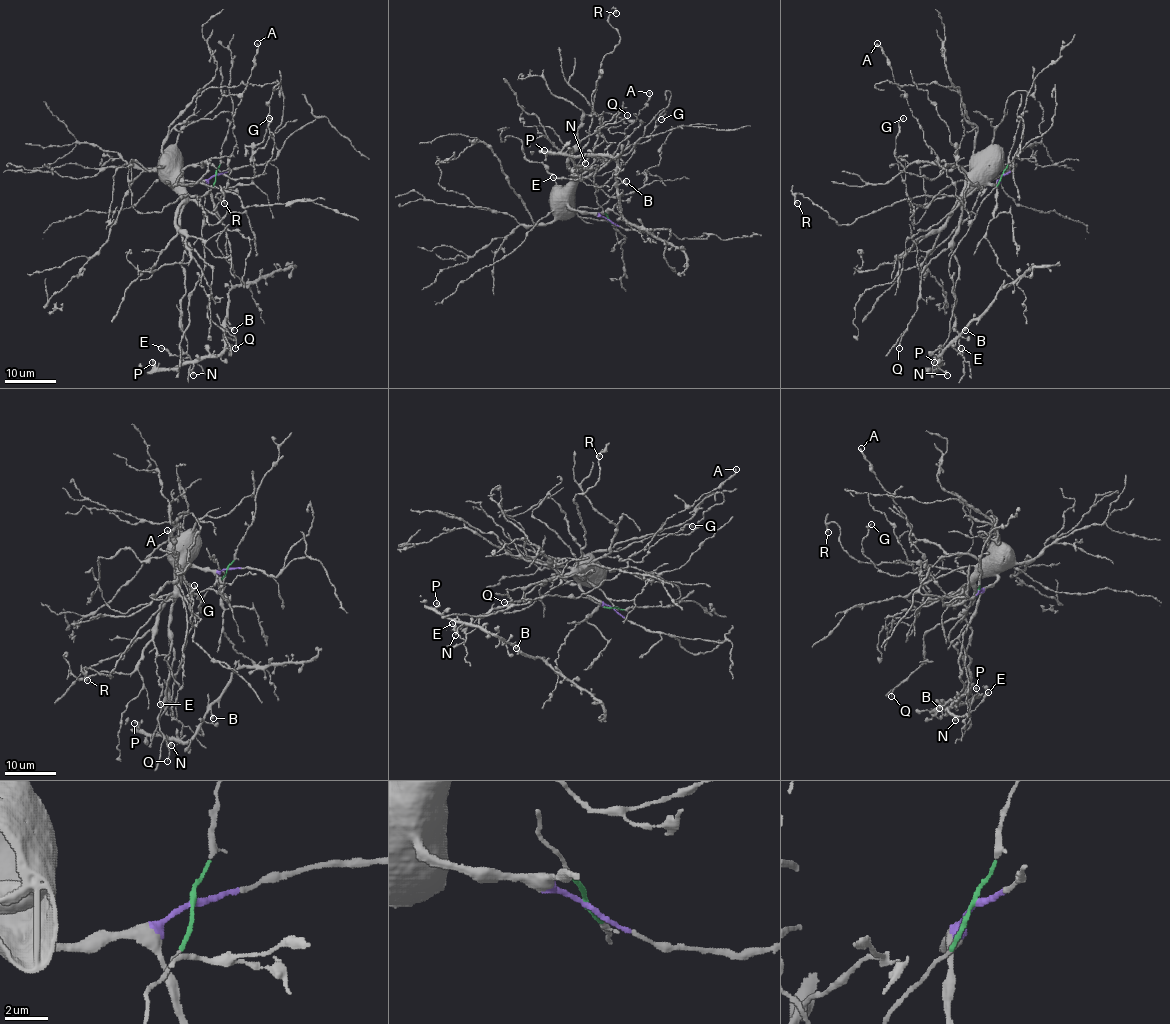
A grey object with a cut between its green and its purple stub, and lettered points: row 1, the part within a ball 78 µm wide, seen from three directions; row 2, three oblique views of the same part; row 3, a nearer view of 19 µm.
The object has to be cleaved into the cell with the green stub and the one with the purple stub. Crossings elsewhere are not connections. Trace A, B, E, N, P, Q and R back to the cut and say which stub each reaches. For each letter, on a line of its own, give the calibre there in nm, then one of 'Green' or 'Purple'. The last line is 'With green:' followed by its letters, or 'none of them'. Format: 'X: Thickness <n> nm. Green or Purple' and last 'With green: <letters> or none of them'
A: Thickness 240 nm. Green
B: Thickness 400 nm. Green
E: Thickness 170 nm. Purple
N: Thickness 360 nm. Green
P: Thickness 240 nm. Green
Q: Thickness 120 nm. Purple
R: Thickness 190 nm. Purple
With green: A, B, N, P

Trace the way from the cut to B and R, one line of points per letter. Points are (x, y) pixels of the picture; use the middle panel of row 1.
B: (608, 218), (594, 192), (596, 165), (581, 171), (572, 153), (609, 155), (616, 162), (616, 181), (626, 181)
R: (608, 219), (573, 210), (570, 181), (589, 140), (599, 68), (620, 41), (608, 22), (616, 13)

